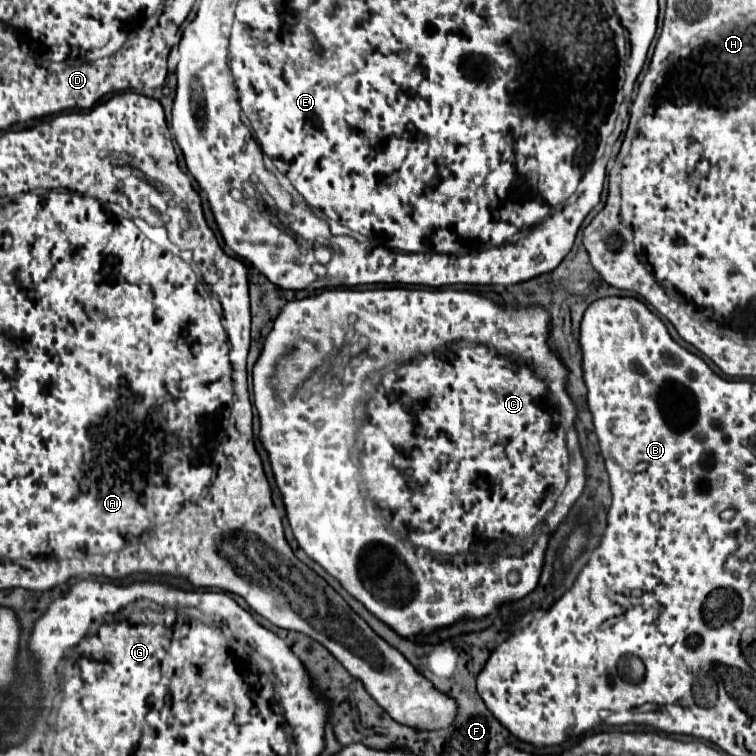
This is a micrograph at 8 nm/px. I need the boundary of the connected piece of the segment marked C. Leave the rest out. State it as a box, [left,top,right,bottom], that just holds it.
[253,287,585,638]

